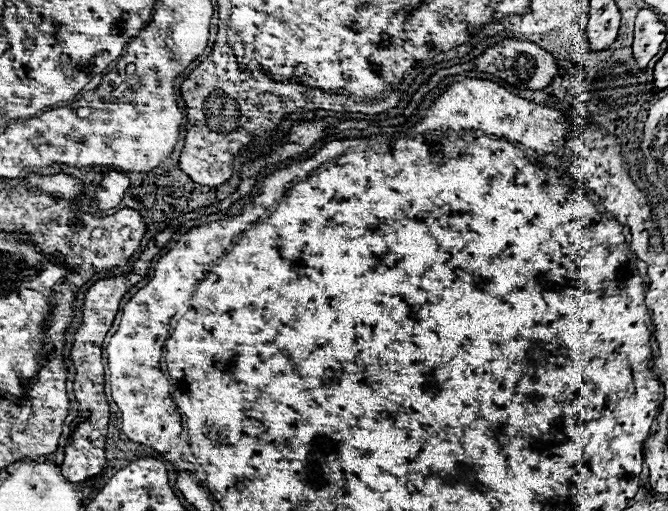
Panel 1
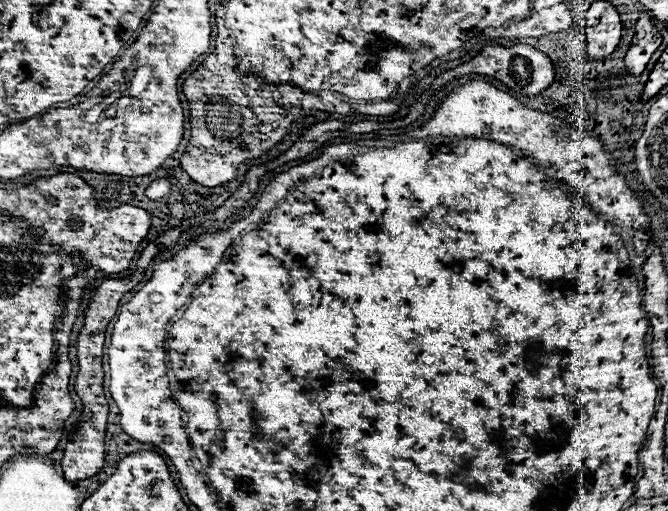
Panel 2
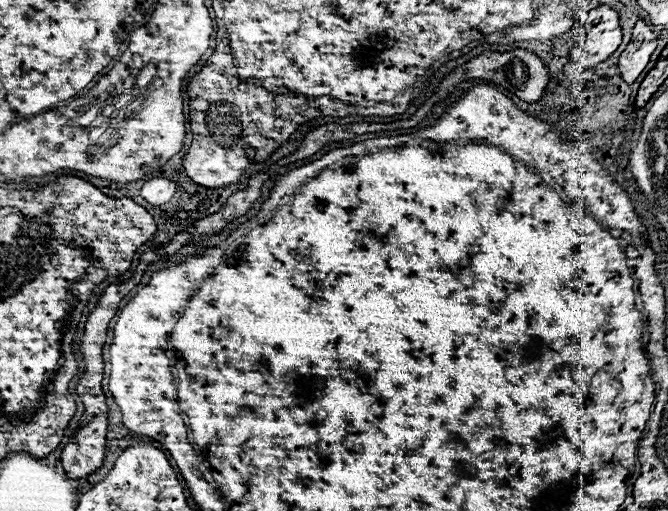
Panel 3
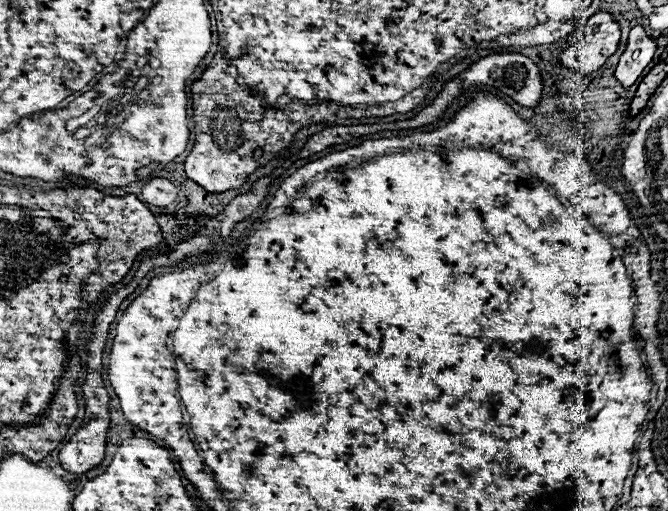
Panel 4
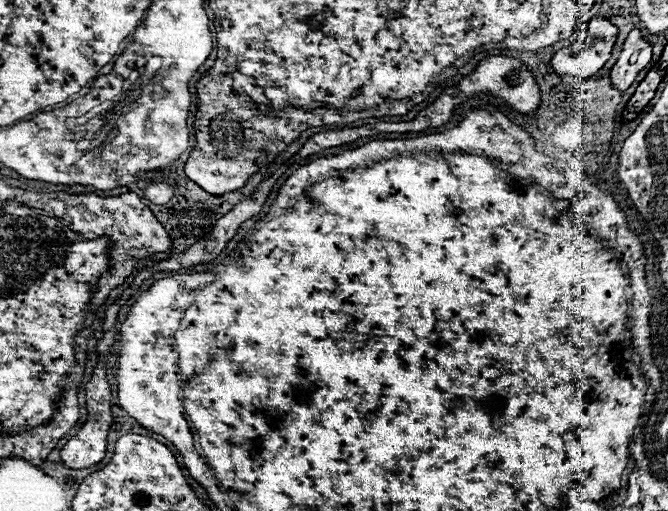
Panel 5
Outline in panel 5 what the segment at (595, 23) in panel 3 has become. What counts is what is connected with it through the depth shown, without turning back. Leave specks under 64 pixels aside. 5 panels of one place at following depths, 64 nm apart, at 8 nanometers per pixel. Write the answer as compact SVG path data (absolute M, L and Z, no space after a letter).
M592 18L588 24L588 36L580 52L572 52L572 48L558 50L550 60L552 70L558 76L594 76L610 58L616 34L616 26L612 26L606 18Z

